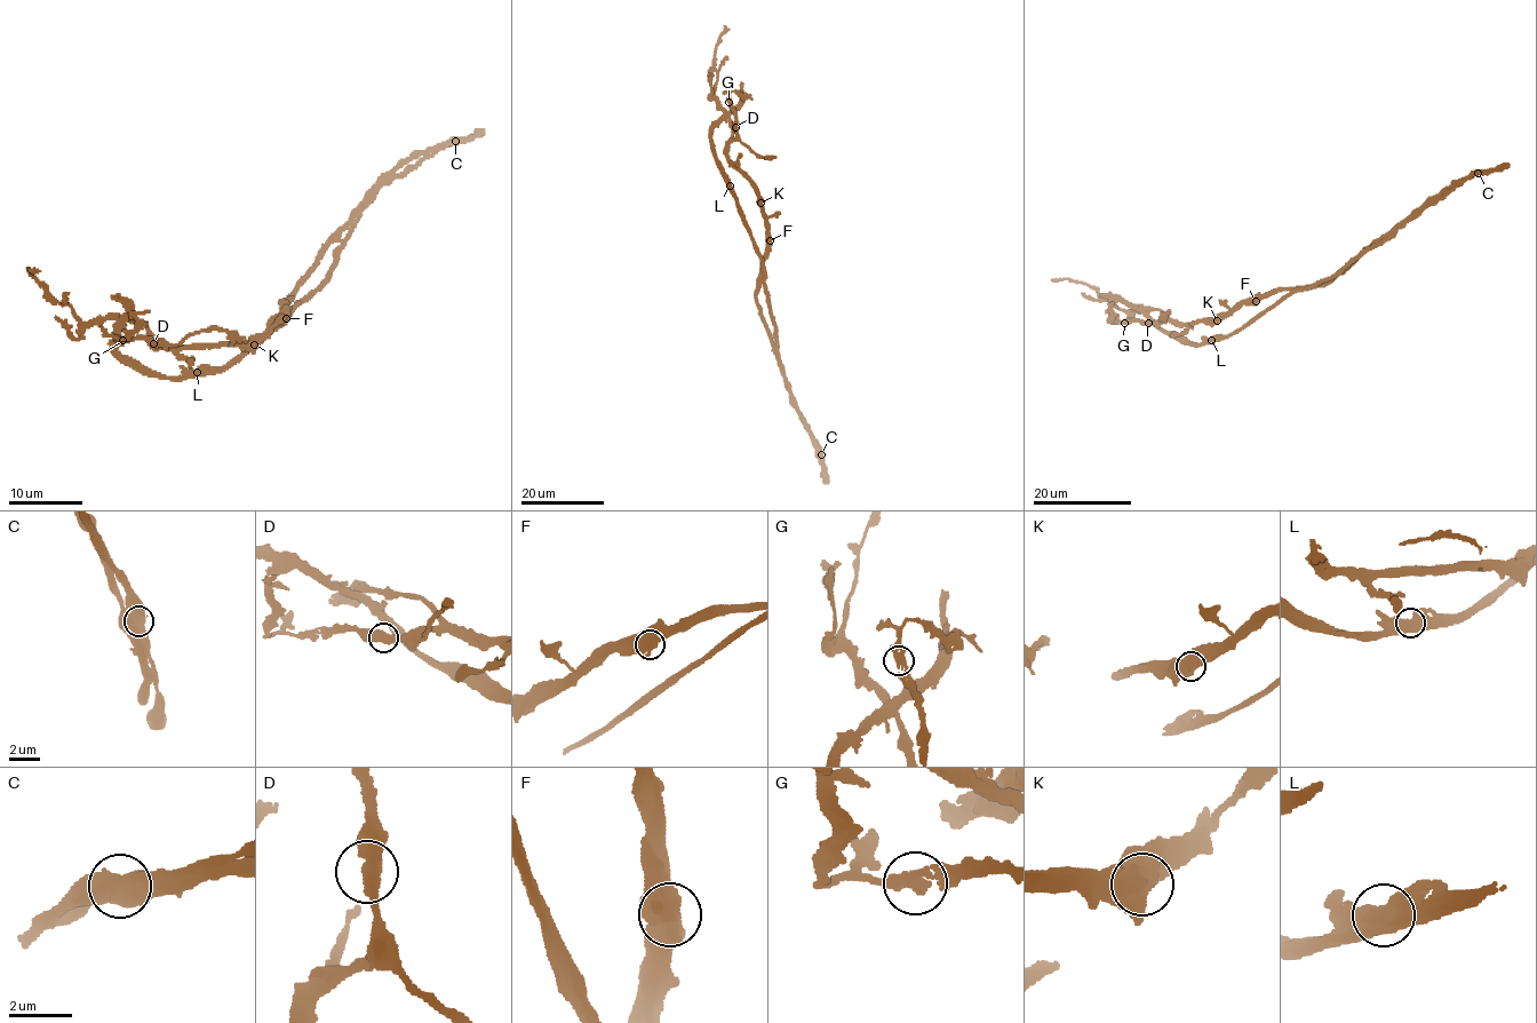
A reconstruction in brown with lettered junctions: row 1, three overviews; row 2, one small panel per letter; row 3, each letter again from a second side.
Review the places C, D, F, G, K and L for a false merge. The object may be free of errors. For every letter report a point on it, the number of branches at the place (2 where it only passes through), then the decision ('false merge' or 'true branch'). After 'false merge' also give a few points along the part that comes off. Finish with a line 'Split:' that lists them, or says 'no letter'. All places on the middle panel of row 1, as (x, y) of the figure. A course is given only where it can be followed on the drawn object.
C: (821, 454) | 1 | false merge | (821, 454), (787, 386), (763, 261), (714, 147), (711, 134), (715, 124), (739, 102), (741, 82)
D: (735, 127) | 2 | true branch
F: (770, 240) | 1 | true branch
G: (729, 102) | 2 | true branch
K: (761, 203) | 2 | true branch
L: (730, 185) | 2 | true branch
Split: C

